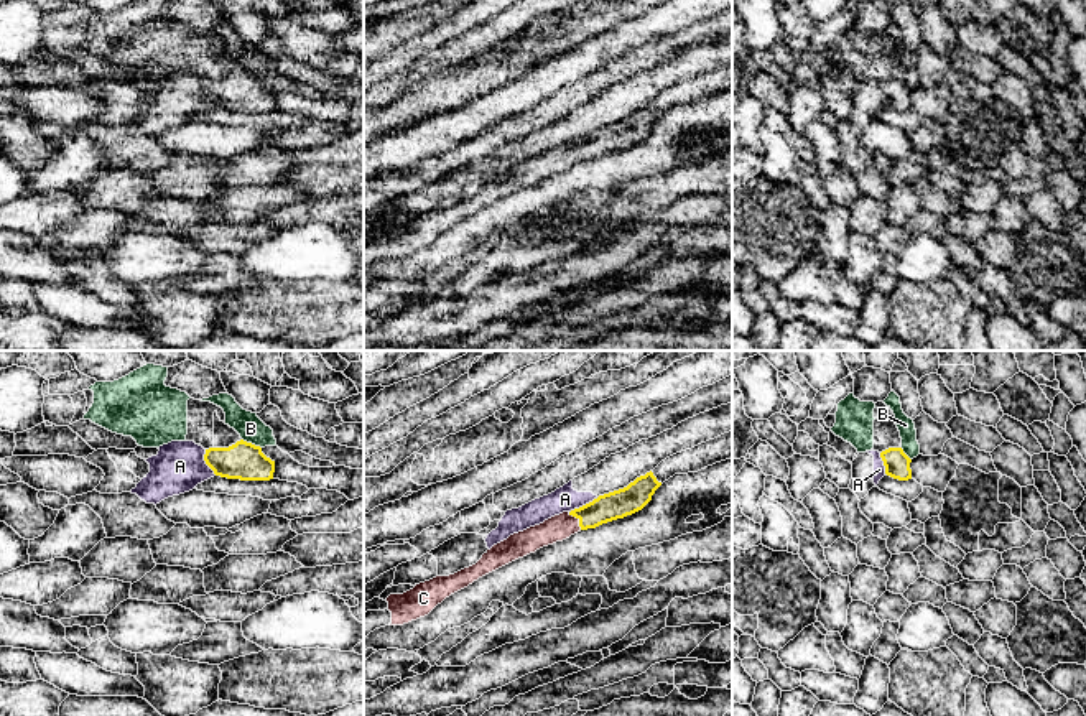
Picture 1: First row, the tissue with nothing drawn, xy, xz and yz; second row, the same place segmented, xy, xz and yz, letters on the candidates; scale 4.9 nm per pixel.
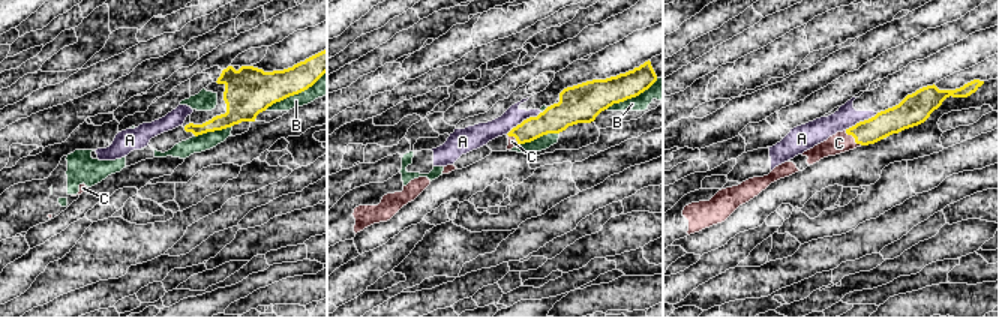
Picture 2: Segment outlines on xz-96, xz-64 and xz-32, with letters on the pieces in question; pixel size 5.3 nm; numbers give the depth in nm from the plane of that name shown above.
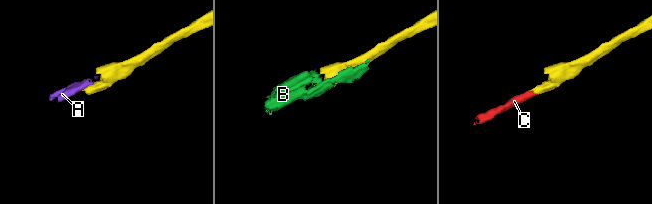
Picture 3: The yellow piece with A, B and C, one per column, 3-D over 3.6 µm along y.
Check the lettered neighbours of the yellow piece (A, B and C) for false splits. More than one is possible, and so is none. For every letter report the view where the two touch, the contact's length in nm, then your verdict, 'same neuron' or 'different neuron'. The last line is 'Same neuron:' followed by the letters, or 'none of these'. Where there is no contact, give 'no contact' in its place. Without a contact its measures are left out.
A: xz | 160 nm | different neuron
B: xy | 110 nm | different neuron
C: xz | 110 nm | same neuron
Same neuron: C

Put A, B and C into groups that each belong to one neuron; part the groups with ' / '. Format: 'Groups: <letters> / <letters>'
Groups: A / B / C

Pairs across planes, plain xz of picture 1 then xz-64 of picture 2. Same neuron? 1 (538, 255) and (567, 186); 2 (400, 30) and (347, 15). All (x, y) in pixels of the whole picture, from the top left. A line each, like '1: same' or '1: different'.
1: same
2: different

